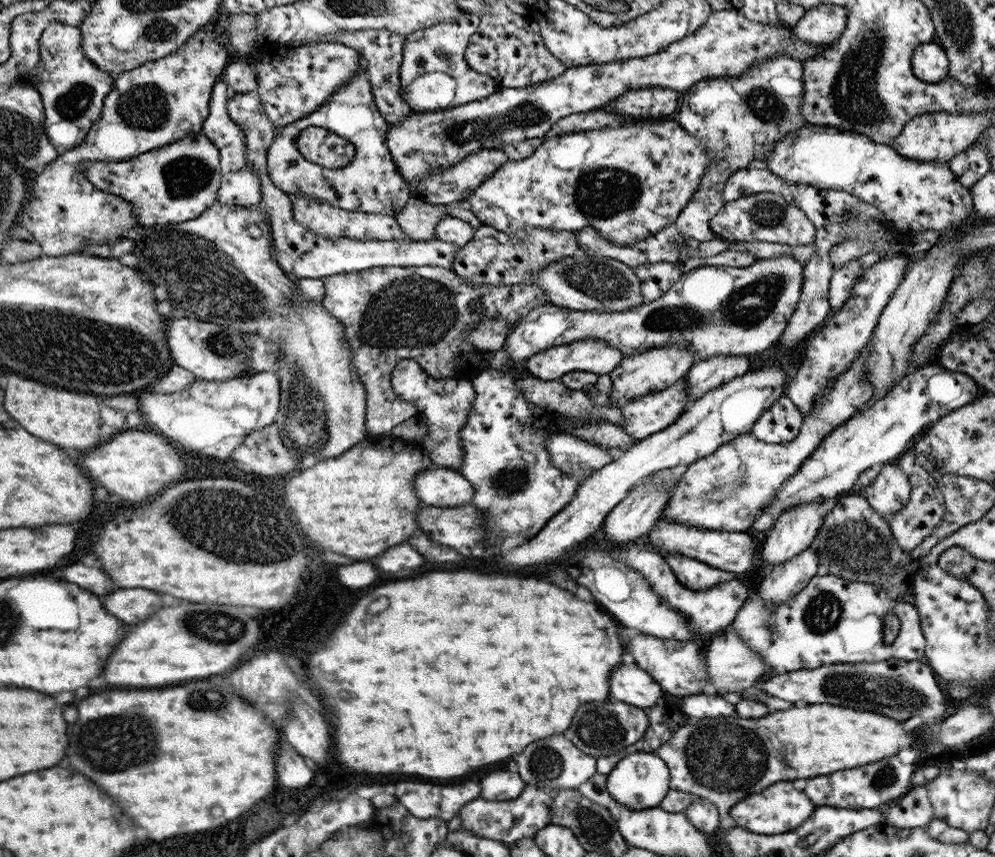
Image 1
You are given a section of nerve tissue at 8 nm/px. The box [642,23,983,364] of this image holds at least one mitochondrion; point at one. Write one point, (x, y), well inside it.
(765, 103)

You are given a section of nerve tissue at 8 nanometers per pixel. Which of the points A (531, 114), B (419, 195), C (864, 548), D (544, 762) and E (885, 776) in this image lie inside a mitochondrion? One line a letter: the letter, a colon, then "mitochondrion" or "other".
A: mitochondrion
B: other
C: mitochondrion
D: mitochondrion
E: mitochondrion

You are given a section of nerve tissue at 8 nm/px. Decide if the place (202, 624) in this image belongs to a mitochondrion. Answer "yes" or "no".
yes

